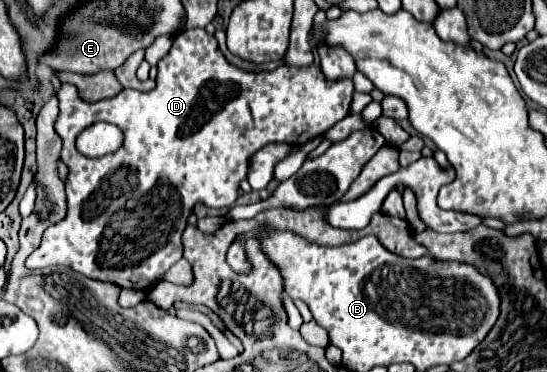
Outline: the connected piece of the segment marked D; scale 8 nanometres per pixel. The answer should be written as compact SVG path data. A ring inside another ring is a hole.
M187 29L177 35L171 51L159 61L157 87L153 91L141 93L123 89L113 99L85 103L79 99L75 85L63 83L57 97L59 117L55 121L55 131L63 141L61 159L69 167L69 177L65 183L67 215L59 223L45 229L39 249L27 257L27 267L41 269L49 265L67 265L85 277L145 291L157 281L159 275L181 259L181 233L193 205L233 205L239 183L247 177L249 157L263 145L303 145L331 129L337 121L349 115L353 81L329 81L315 63L301 69L283 65L275 71L247 73L223 57L217 47L217 39L205 29ZM97 121L117 125L123 133L123 145L111 155L91 159L75 149L75 139L83 129Z

